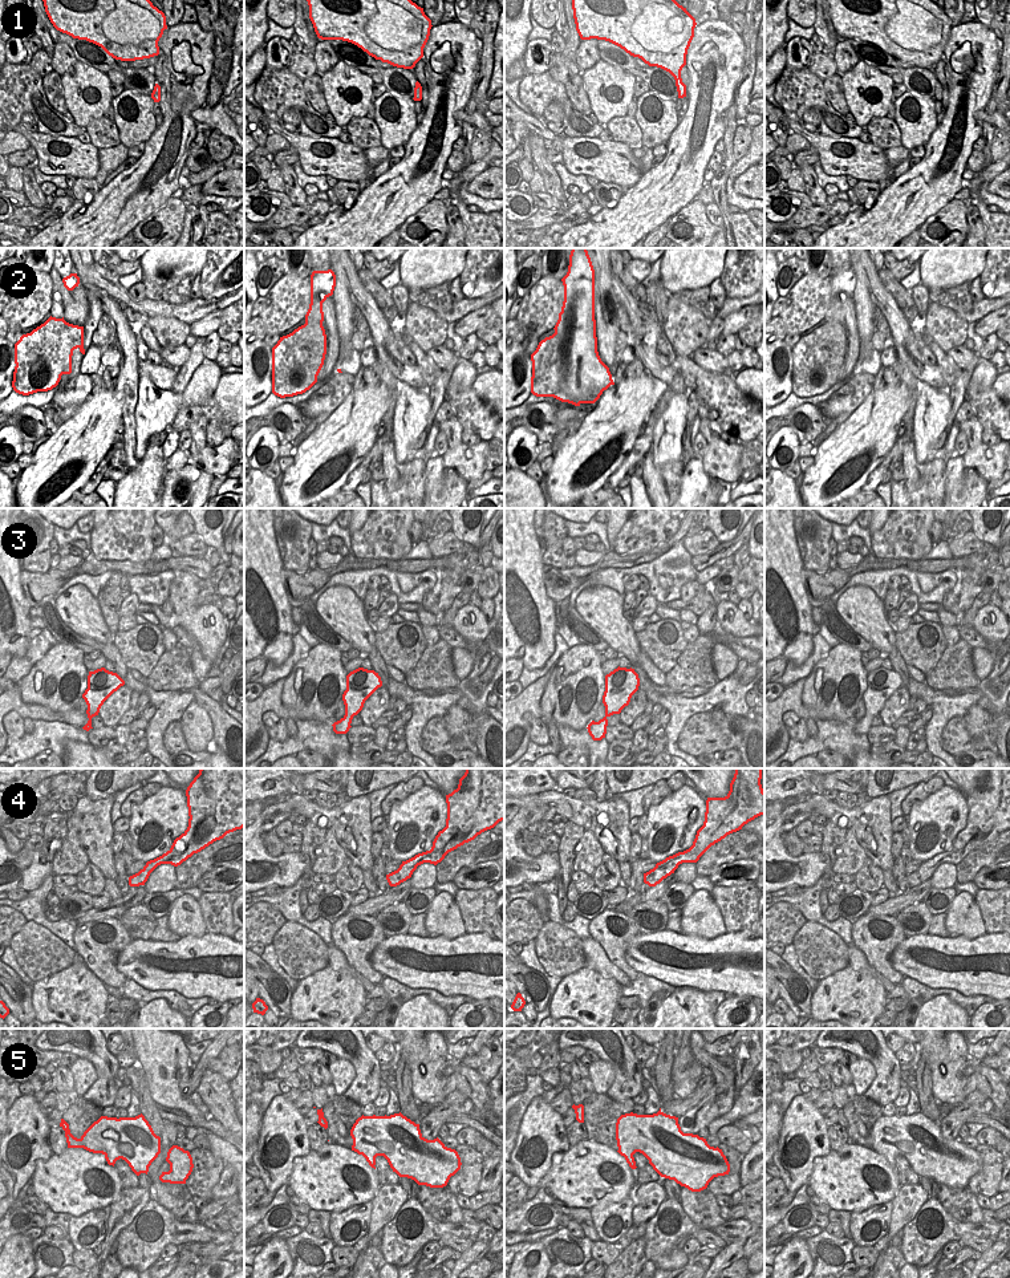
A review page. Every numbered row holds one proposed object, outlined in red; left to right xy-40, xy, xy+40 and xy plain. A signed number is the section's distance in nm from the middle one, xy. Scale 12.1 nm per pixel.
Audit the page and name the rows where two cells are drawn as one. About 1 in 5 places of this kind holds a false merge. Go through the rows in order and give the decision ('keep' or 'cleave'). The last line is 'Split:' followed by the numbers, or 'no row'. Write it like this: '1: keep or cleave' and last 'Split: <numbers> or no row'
1: keep
2: cleave
3: keep
4: keep
5: keep
Split: 2

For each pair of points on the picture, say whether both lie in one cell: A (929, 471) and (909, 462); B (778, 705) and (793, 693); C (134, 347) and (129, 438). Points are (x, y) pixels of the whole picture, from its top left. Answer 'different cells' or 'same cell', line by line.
A: same cell
B: same cell
C: same cell

